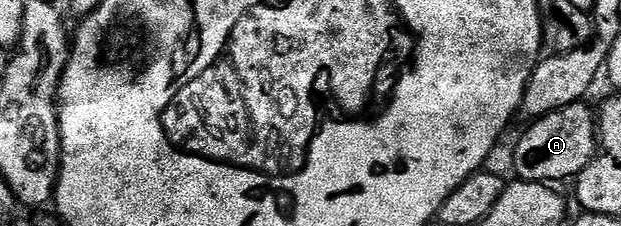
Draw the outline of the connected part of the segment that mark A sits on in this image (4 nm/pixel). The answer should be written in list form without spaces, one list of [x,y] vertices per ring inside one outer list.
[[[584,102],[561,108],[551,115],[534,120],[520,139],[513,157],[513,165],[520,180],[541,184],[557,183],[576,178],[595,158],[599,149],[599,131],[593,110]]]

